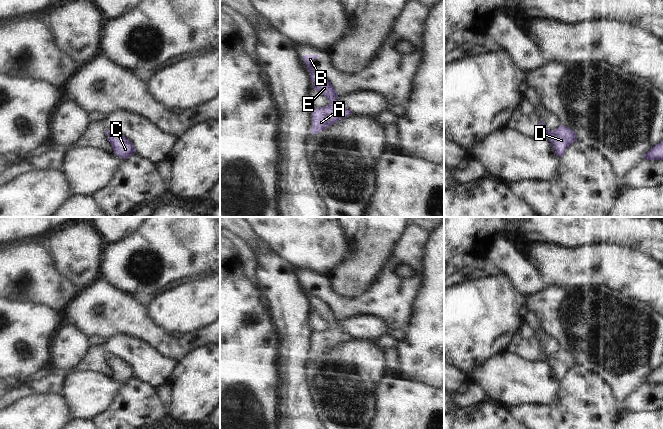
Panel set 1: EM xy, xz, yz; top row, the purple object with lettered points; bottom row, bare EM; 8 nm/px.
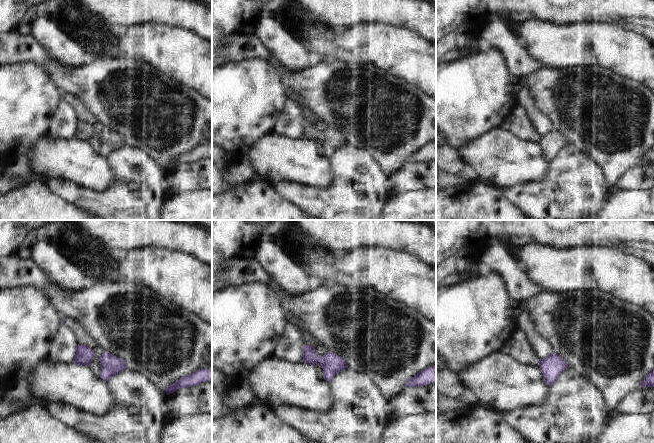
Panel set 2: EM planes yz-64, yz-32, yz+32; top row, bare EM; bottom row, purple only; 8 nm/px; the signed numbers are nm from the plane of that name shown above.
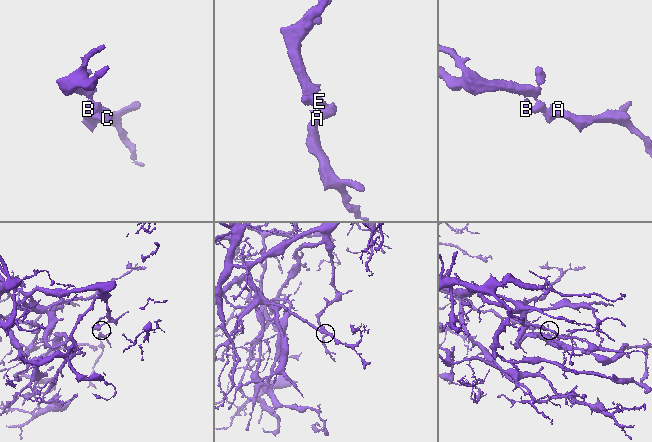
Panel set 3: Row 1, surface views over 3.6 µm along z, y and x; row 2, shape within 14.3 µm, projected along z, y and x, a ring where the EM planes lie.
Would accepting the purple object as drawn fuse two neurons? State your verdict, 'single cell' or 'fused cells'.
single cell

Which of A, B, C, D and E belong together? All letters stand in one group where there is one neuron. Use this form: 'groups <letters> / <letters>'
groups A B C D E

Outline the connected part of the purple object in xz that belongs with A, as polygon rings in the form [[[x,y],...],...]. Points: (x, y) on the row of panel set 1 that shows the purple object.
[[[305,55],[303,60],[310,72],[310,80],[313,87],[330,102],[325,107],[319,107],[312,112],[312,127],[311,133],[315,135],[328,126],[334,125],[337,121],[348,117],[353,112],[348,110],[343,104],[338,103],[338,94],[332,84],[324,77],[320,76],[313,69],[313,62],[318,58],[318,55]]]

